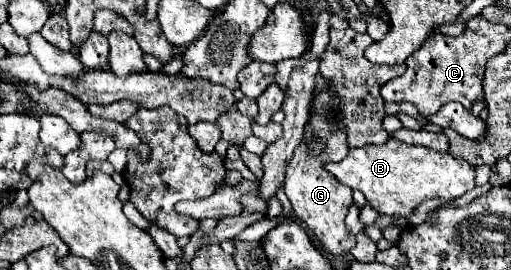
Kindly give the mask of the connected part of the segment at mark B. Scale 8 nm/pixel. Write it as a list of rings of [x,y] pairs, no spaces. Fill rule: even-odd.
[[[394,138],[378,146],[366,144],[362,148],[352,148],[342,162],[326,164],[326,170],[342,184],[364,192],[366,200],[376,208],[376,212],[388,216],[410,216],[430,198],[452,200],[464,196],[476,186],[474,166],[470,166],[466,160]]]

